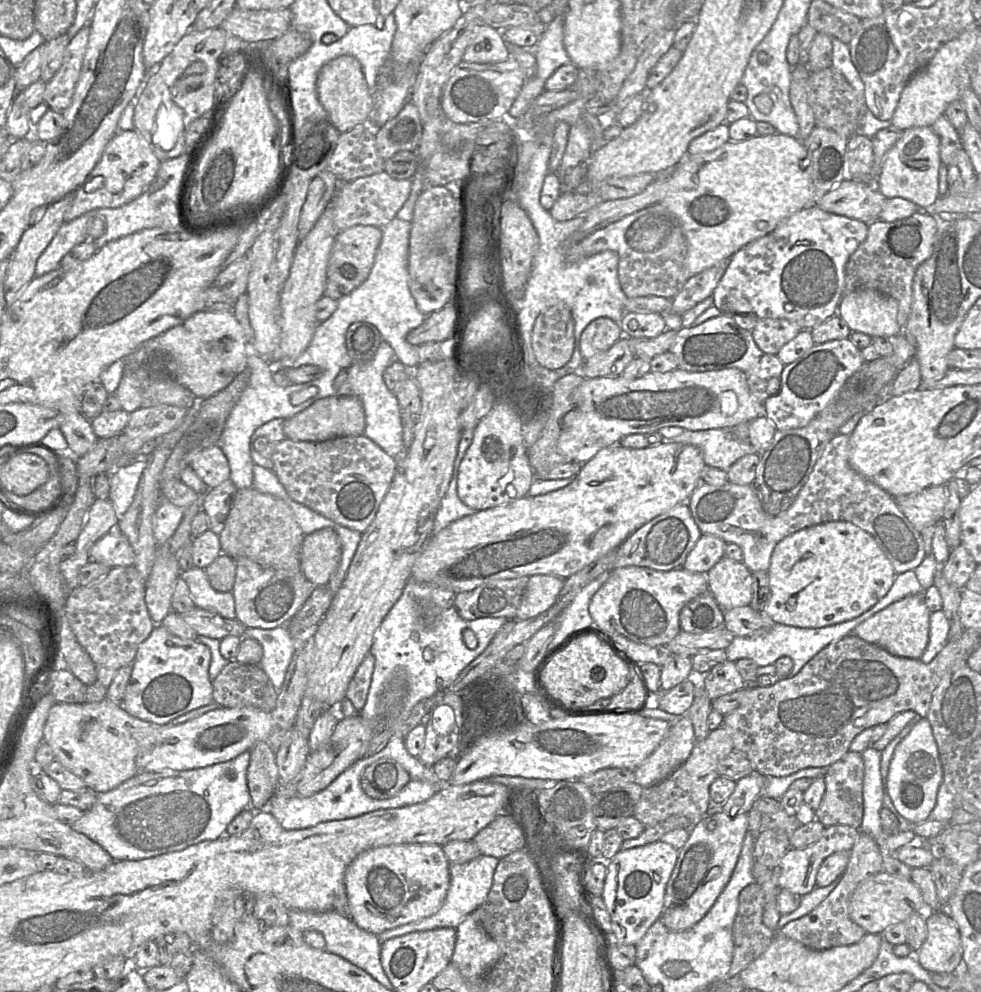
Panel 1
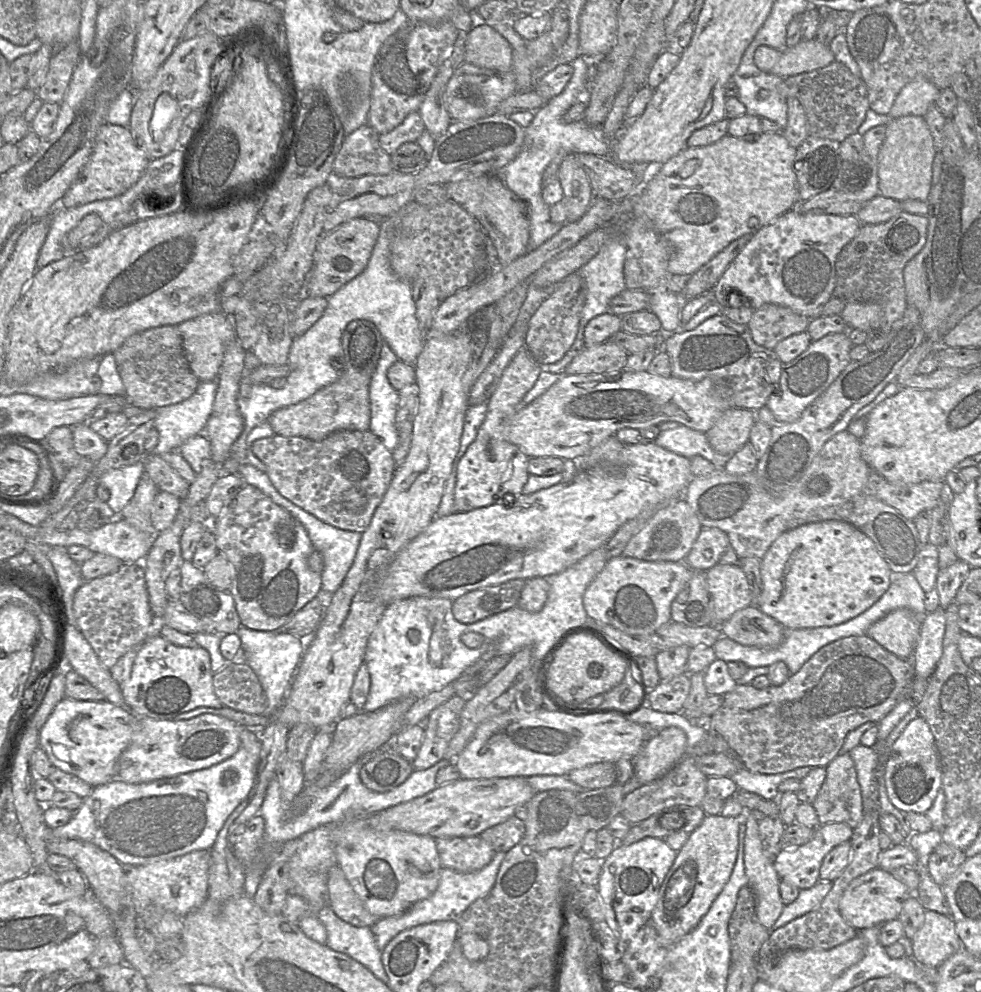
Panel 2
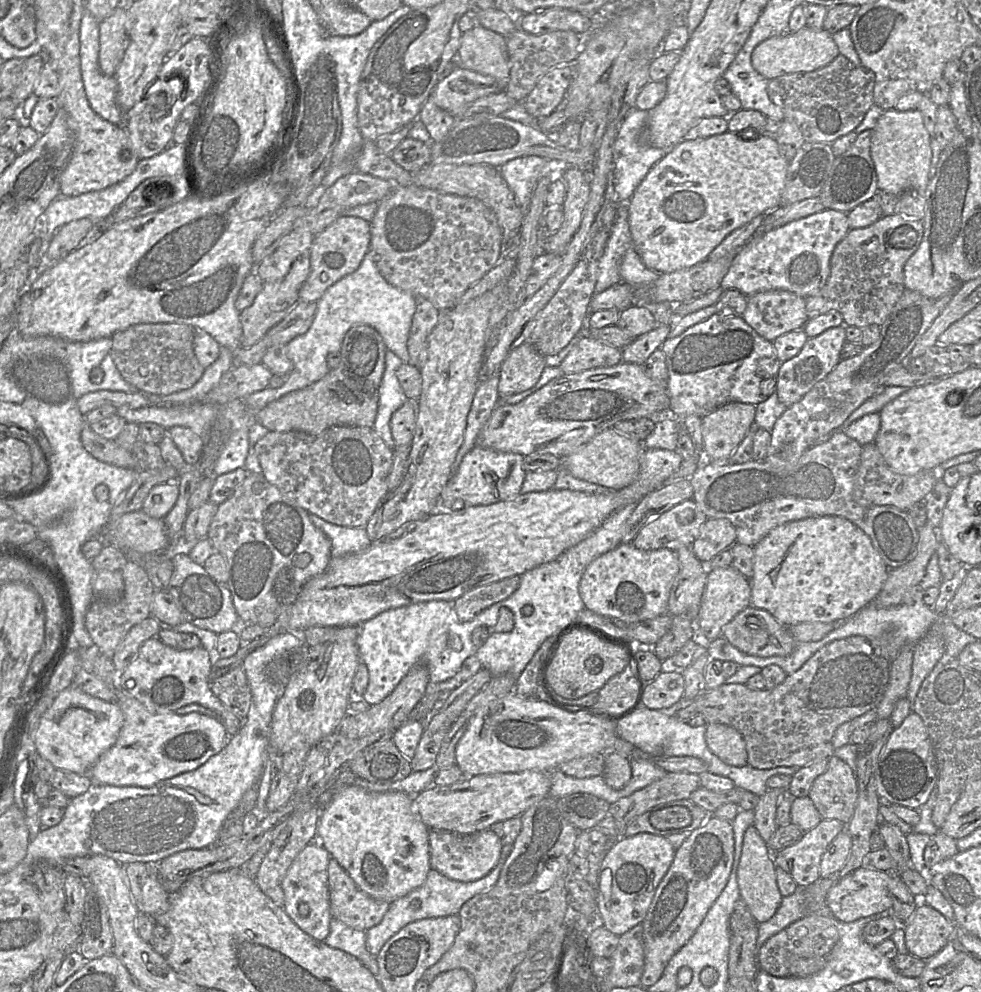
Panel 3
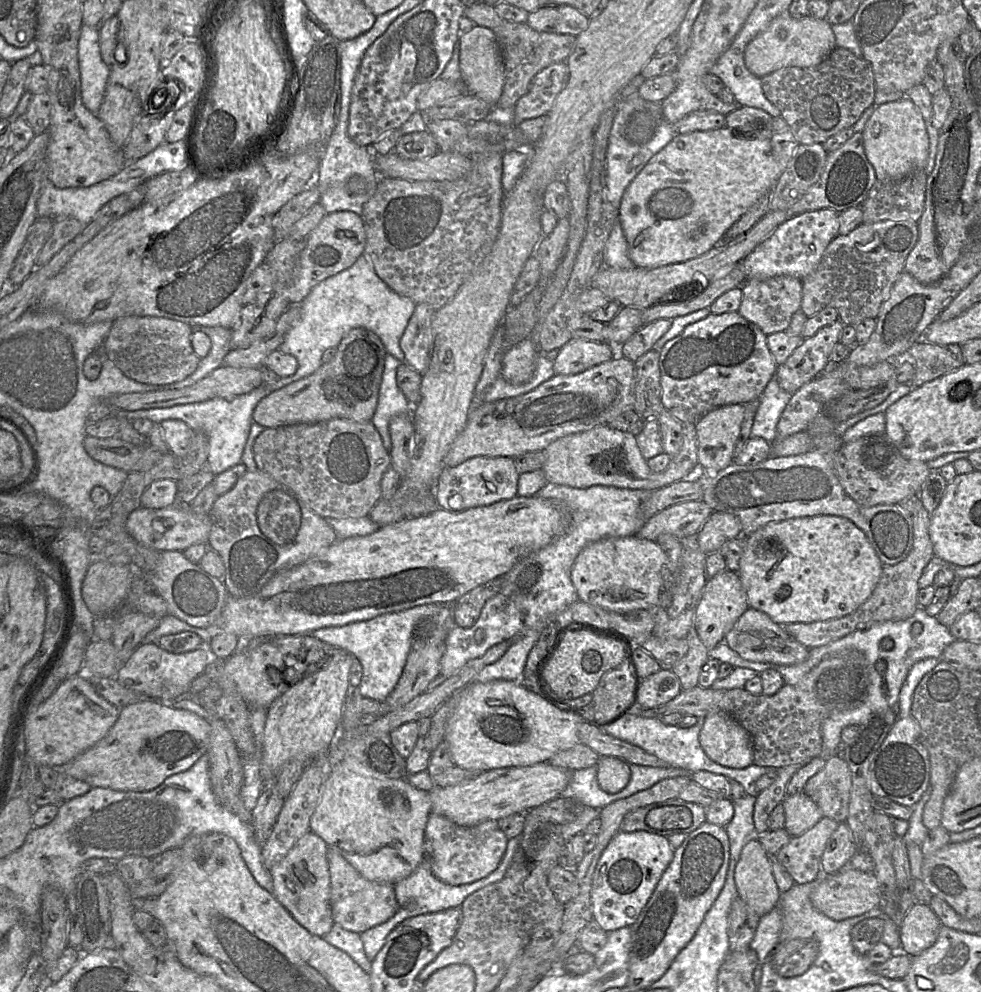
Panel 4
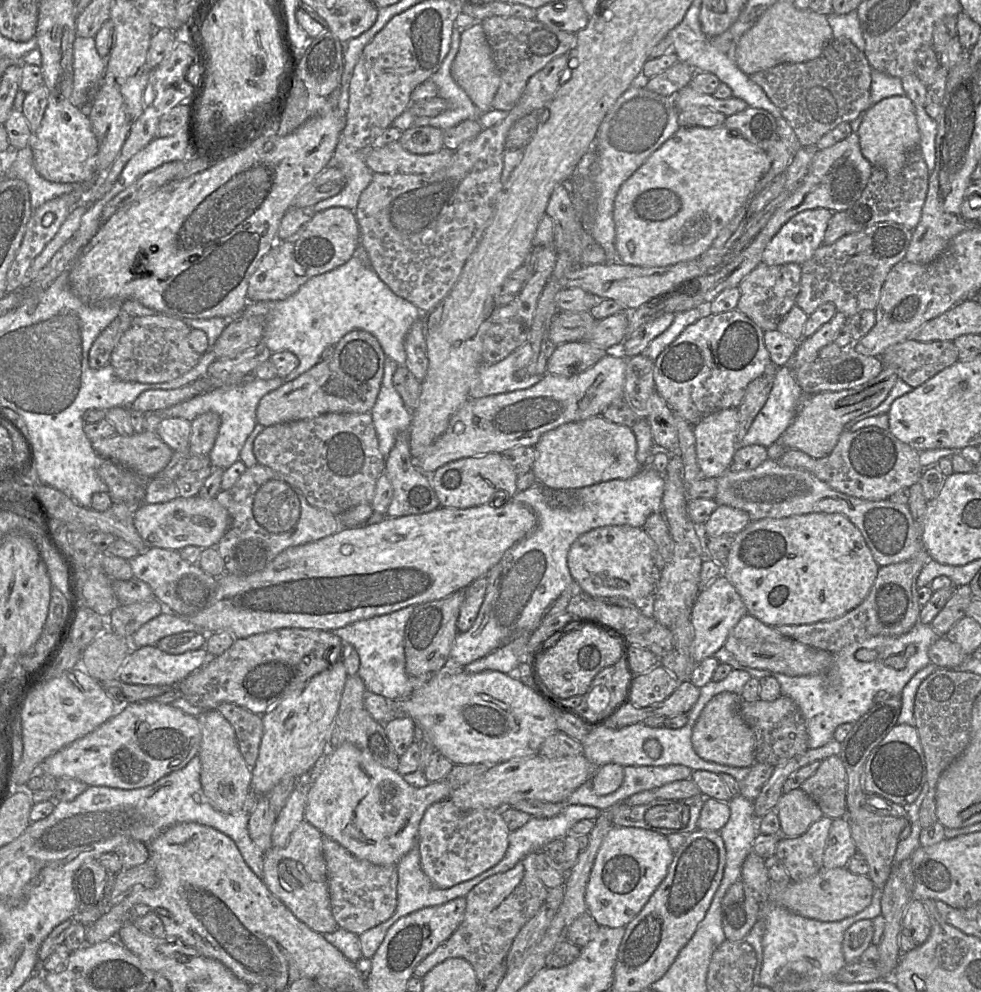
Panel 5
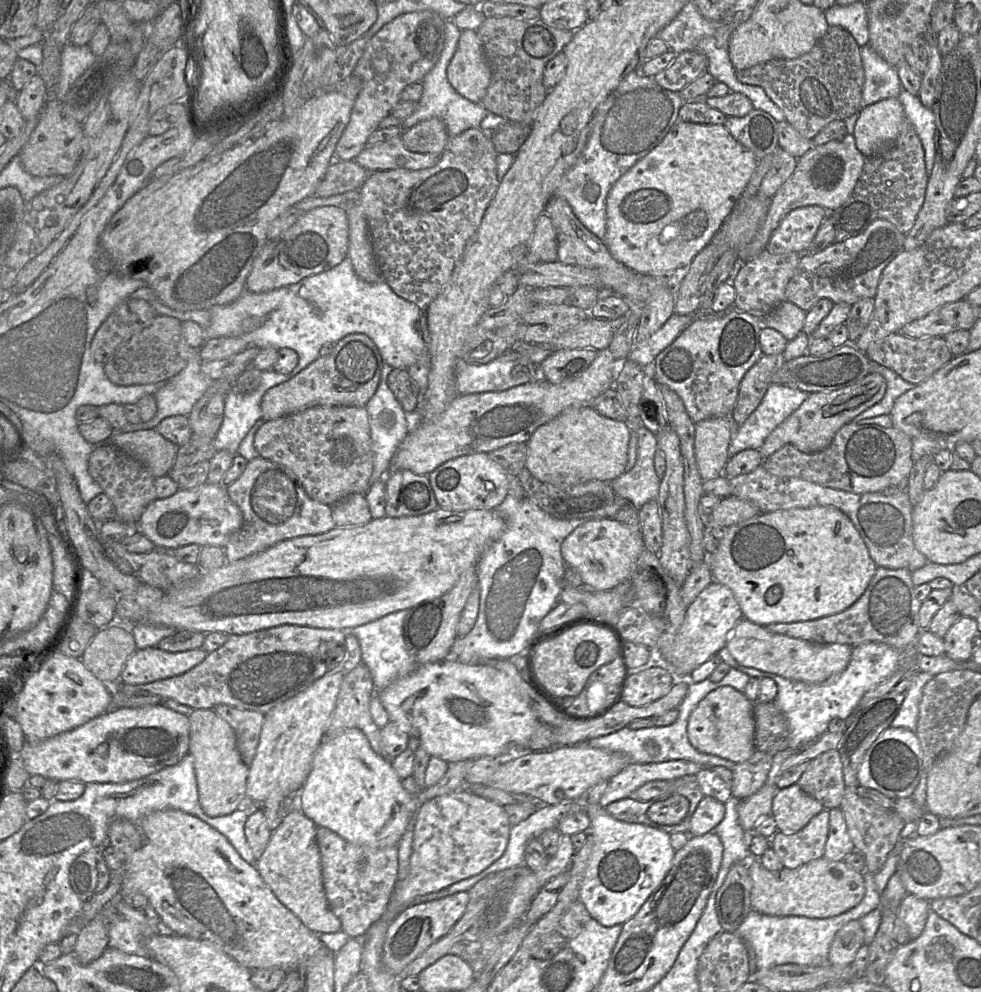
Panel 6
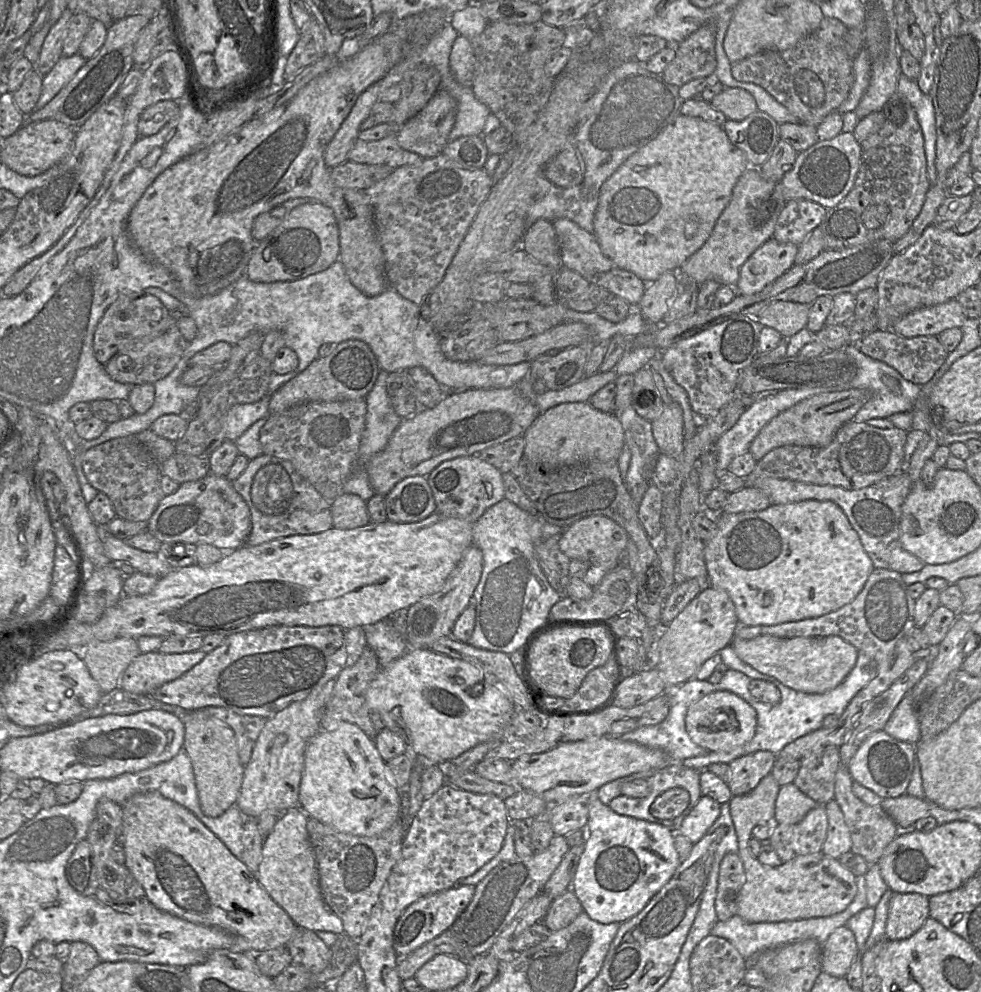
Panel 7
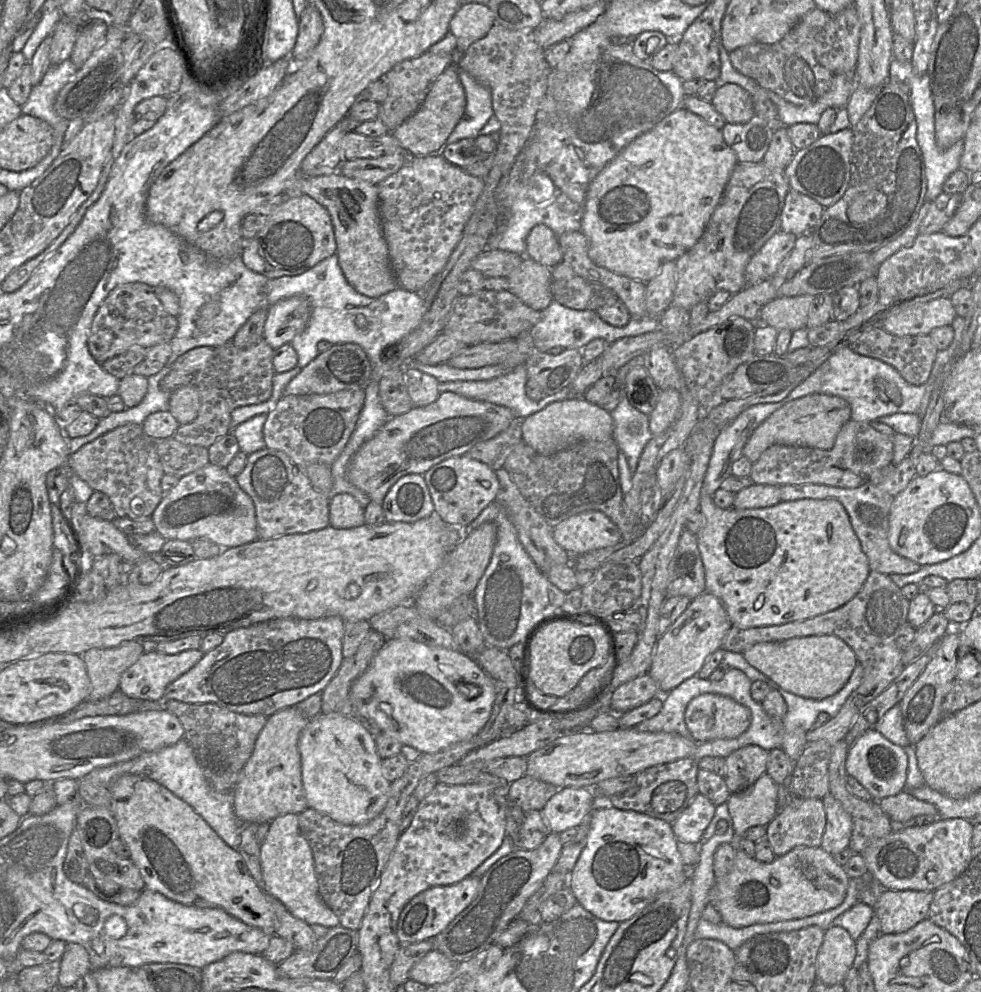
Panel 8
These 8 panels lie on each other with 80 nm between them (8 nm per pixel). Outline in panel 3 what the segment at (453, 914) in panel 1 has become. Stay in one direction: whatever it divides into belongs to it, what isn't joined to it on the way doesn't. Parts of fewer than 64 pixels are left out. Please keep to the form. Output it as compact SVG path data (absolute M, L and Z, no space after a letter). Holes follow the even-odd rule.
M513 844L503 846L496 866L486 876L471 882L452 880L431 868L425 882L420 887L390 903L390 907L381 922L366 931L366 944L369 952L377 956L386 942L409 923L426 918L459 914L464 903L475 895L489 890L497 883L502 867L512 848Z

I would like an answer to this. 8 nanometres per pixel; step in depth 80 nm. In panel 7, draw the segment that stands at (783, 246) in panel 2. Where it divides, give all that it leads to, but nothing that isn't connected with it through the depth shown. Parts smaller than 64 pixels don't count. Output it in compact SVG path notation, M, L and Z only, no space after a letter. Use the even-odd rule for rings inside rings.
M788 200L778 217L772 237L778 242L799 246L823 222L826 210L811 200Z

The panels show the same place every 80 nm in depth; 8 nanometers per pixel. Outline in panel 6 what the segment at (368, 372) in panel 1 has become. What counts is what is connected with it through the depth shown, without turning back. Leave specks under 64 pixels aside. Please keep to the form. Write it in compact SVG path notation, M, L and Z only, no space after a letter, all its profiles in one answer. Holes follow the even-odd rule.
M383 364L381 370L381 380L375 394L366 404L369 415L370 435L373 449L373 473L371 484L377 480L385 479L389 472L390 462L398 450L399 446L407 437L413 424L413 418L407 414L394 396L388 386L388 376L393 368L388 364Z

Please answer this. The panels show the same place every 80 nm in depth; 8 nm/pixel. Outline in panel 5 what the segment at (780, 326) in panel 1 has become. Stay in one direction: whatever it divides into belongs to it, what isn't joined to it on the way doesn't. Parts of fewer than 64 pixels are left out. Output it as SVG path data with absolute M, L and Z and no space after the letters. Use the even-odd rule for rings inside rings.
M760 262L743 280L738 288L740 299L737 308L761 329L765 331L777 330L779 323L787 313L796 305L796 299L800 292L801 265L787 263L768 266Z

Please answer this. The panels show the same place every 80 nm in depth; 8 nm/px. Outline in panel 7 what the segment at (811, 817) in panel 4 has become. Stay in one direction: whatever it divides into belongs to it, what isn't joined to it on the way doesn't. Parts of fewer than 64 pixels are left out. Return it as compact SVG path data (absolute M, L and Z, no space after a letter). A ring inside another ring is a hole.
M790 783L780 787L776 803L774 824L791 825L800 822L818 803Z

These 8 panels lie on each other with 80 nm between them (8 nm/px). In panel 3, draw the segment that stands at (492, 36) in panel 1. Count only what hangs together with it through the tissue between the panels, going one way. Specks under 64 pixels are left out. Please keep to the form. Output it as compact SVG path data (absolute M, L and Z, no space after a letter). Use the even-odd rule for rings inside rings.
M476 25L462 33L457 59L459 66L492 76L501 91L506 89L510 64L504 36Z

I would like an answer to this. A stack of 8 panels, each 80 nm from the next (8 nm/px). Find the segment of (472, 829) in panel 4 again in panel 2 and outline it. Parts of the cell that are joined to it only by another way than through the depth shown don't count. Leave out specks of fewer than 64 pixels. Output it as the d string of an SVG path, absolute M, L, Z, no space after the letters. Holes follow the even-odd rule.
M479 836L435 839L443 868L472 873L488 865L495 851Z

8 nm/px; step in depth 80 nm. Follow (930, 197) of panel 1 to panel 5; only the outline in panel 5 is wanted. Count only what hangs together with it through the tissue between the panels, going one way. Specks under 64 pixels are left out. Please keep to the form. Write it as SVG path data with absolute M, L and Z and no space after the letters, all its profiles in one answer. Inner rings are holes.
M892 96L871 105L864 113L857 135L862 155L874 168L888 173L898 172L909 153L919 149L920 132L914 103L907 96Z

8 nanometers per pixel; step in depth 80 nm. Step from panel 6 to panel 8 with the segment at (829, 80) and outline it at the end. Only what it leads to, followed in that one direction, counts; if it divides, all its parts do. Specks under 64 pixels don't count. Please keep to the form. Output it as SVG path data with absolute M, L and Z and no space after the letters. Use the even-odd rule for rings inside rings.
M814 8L804 14L780 41L773 44L751 43L729 52L731 64L736 71L754 79L762 88L775 92L786 101L795 105L811 105L831 88L835 76L820 65L814 55L816 37L833 16Z

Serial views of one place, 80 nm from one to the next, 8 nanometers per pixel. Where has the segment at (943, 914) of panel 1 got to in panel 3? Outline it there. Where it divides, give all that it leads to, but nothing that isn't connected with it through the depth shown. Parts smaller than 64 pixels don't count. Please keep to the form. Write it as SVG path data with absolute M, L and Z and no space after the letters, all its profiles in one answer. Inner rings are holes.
M919 902L904 927L908 953L926 961L946 946L956 930L956 923L924 902Z

